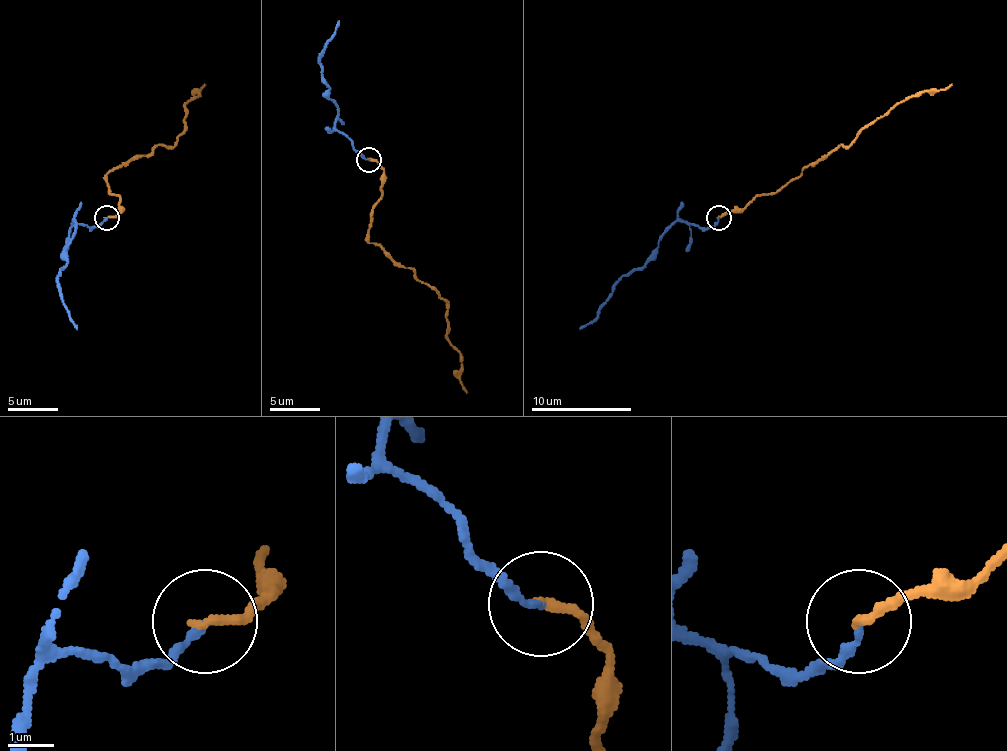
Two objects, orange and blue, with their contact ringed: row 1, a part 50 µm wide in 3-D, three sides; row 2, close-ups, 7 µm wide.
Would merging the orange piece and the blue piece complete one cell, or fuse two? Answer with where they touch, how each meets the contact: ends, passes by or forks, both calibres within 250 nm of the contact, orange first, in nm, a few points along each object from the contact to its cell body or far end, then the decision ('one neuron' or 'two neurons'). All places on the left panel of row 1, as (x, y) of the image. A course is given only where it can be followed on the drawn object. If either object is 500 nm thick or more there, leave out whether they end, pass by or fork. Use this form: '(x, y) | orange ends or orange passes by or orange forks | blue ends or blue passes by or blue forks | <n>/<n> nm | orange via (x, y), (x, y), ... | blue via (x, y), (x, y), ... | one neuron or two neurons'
(107, 217) | orange ends | blue ends | 200/170 nm | orange via (106, 216), (114, 216), (121, 209), (106, 177), (159, 144), (171, 147), (184, 132), (186, 104), (206, 84) | blue via (106, 216), (99, 226), (74, 221), (76, 231), (69, 239), (59, 281), (61, 301), (76, 329) | one neuron

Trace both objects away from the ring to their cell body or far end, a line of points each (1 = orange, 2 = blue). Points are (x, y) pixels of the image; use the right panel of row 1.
1: (717, 216), (730, 209), (745, 209), (760, 194), (780, 192), (840, 144), (847, 147), (895, 104), (952, 84)
2: (717, 216), (712, 226), (675, 221), (660, 239), (658, 251), (618, 281), (608, 301), (580, 329)

